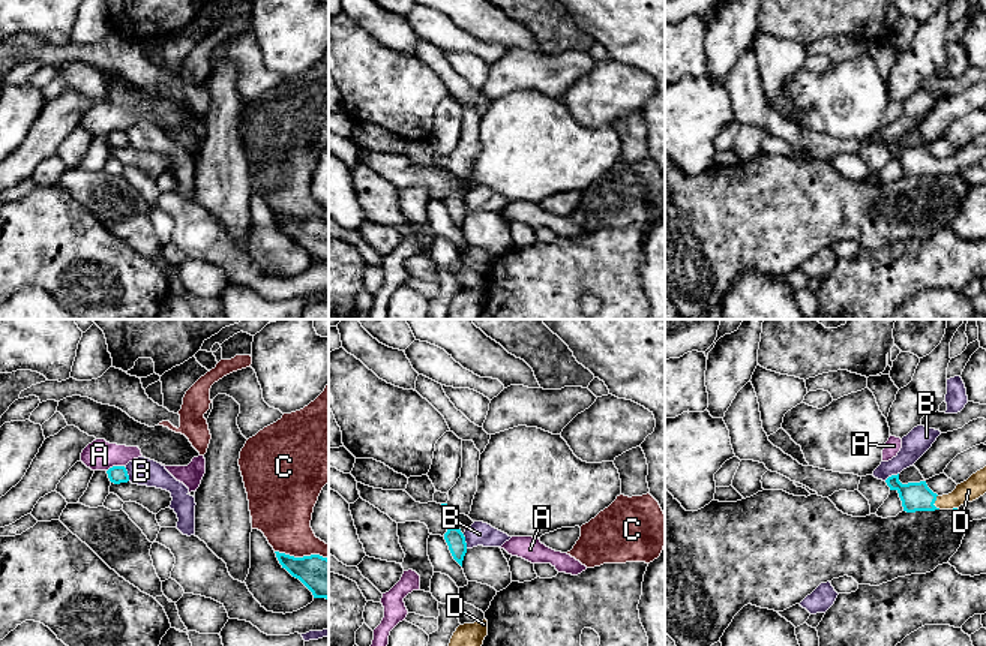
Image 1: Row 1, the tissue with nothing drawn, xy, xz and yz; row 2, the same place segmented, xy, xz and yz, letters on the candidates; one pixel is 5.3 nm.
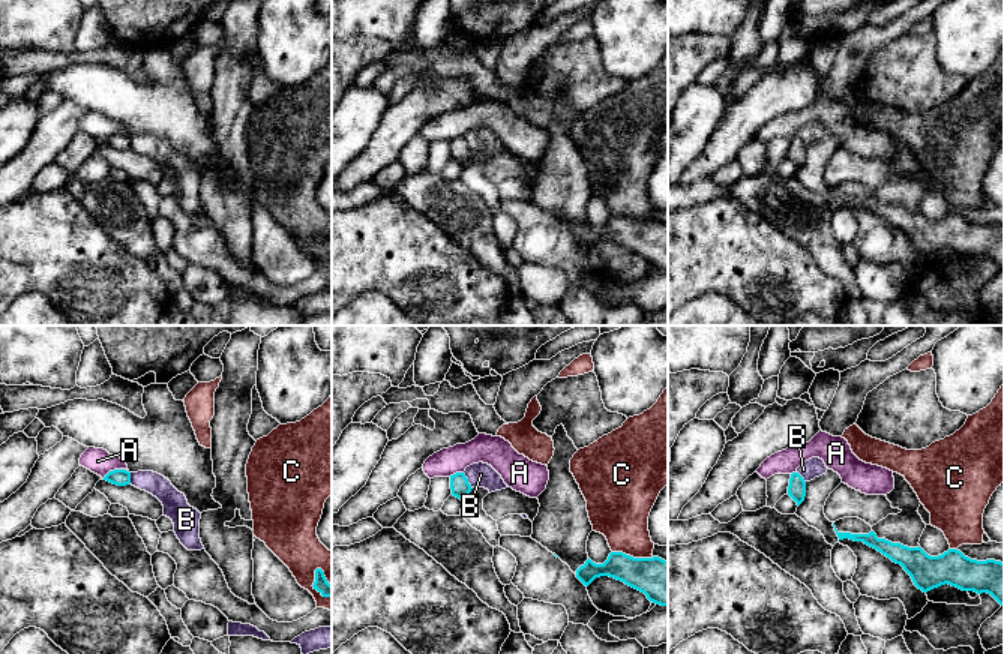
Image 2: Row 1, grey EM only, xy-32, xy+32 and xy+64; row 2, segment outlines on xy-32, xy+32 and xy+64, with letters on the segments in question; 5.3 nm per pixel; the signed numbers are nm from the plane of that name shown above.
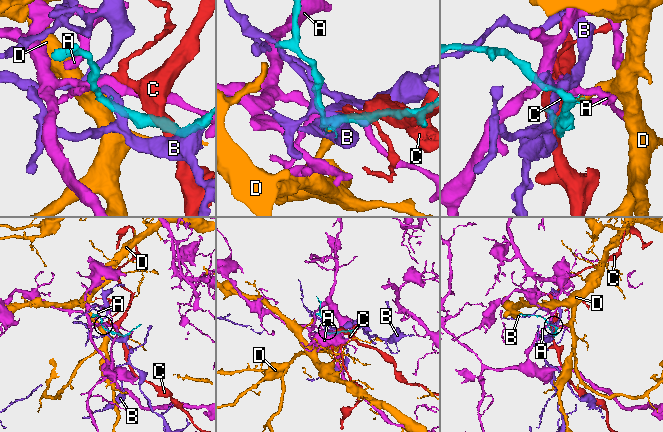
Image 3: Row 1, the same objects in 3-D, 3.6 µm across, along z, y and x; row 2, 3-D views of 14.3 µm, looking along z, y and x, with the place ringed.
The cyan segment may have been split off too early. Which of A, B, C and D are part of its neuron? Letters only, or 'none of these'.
D

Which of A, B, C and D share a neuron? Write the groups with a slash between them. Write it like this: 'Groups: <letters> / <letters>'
Groups: A / B / C / D

